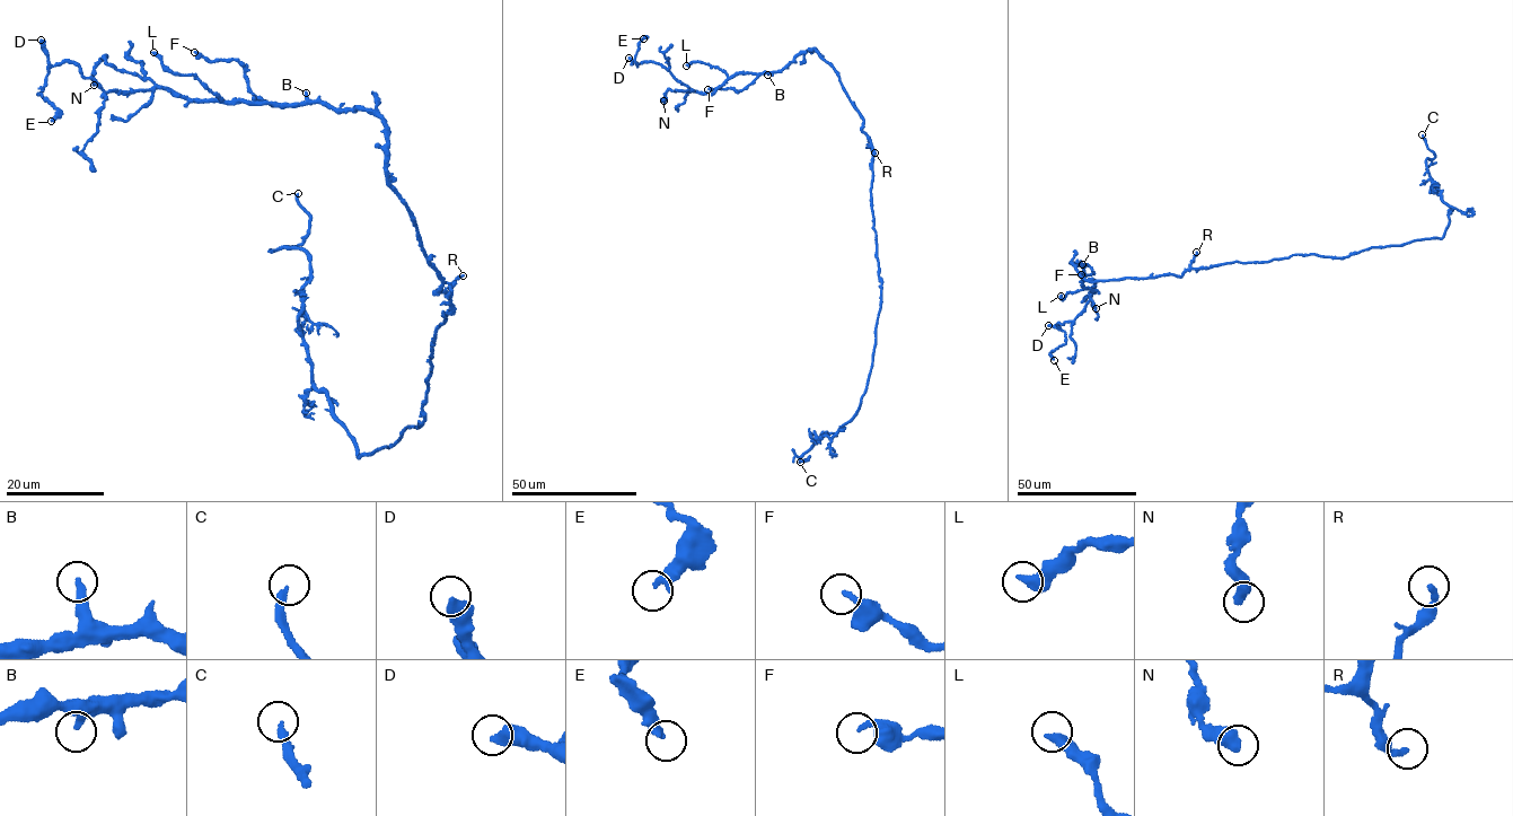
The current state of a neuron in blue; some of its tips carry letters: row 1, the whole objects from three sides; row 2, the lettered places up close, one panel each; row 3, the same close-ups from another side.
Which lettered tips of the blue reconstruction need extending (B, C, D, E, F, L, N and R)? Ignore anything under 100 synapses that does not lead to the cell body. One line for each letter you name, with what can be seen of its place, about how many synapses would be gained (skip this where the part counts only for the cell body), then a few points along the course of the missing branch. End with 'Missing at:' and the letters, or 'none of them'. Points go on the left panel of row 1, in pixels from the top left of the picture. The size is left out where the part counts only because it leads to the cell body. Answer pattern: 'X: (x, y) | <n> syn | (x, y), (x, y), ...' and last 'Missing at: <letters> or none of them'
C: (298, 193) | (298, 193), (300, 189), (315, 184)
Missing at: C

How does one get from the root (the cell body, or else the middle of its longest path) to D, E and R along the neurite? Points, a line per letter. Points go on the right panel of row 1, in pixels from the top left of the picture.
D: (1224, 263), (1180, 277), (1094, 281), (1071, 263), (1083, 265), (1081, 286), (1096, 290), (1074, 319), (1048, 325)
E: (1224, 263), (1094, 281), (1071, 263), (1096, 290), (1058, 323), (1054, 360)
R: (1224, 263), (1192, 268), (1196, 252)

